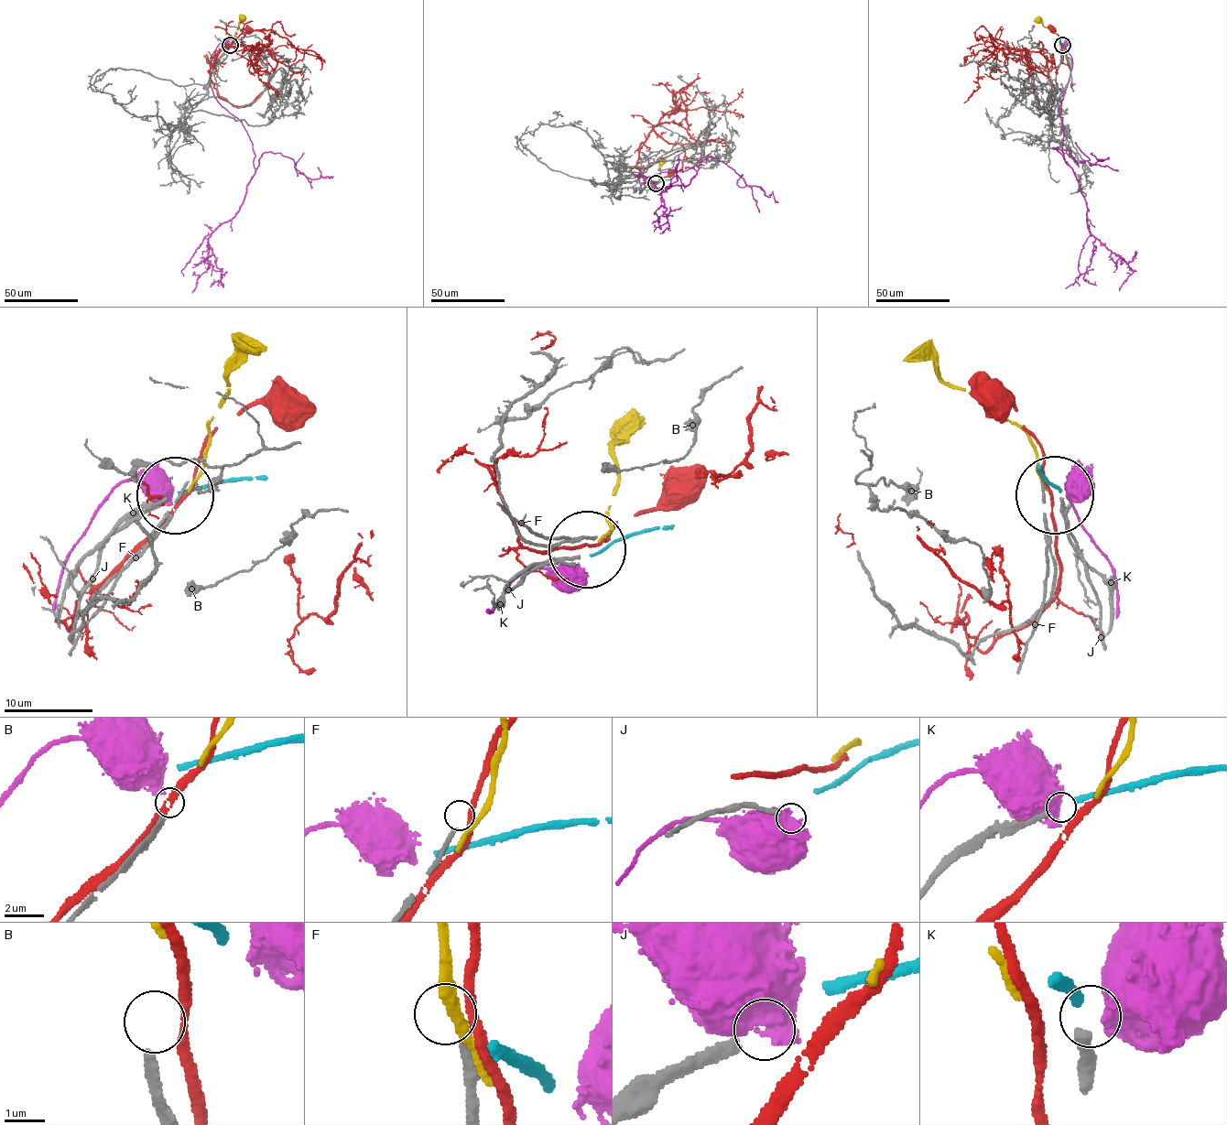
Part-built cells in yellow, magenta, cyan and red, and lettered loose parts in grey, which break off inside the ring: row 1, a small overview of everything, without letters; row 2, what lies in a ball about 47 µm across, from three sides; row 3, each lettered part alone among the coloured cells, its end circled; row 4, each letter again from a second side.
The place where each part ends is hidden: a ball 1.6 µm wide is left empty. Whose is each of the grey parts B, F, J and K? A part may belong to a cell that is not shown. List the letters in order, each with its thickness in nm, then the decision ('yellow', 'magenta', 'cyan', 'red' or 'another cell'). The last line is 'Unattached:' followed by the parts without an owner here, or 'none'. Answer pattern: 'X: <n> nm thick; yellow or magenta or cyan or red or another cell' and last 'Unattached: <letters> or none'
B: 240 nm thick; another cell
F: 240 nm thick; another cell
J: 280 nm thick; another cell
K: 320 nm thick; cyan
Unattached: B, F, J

